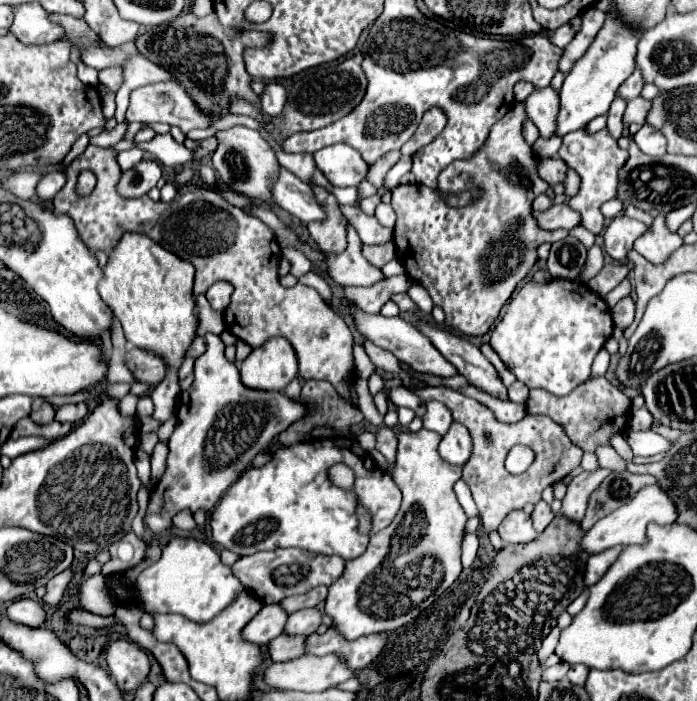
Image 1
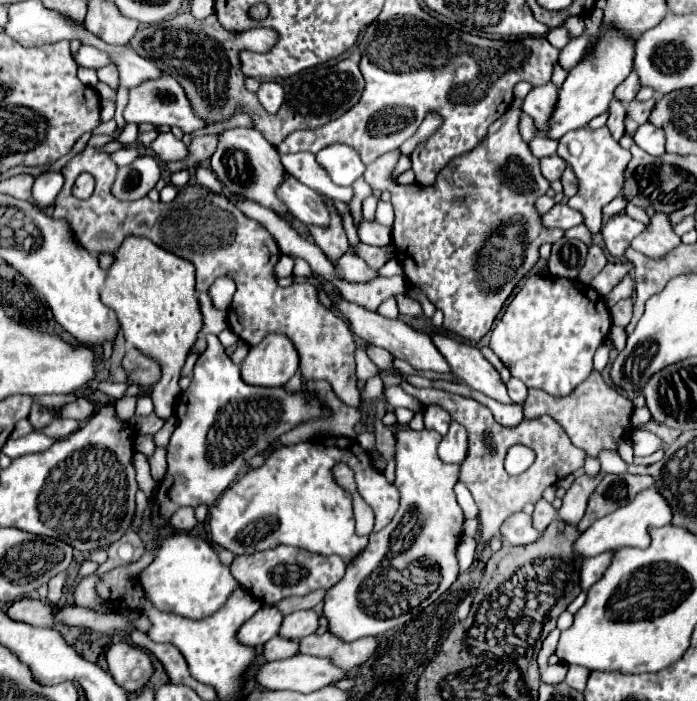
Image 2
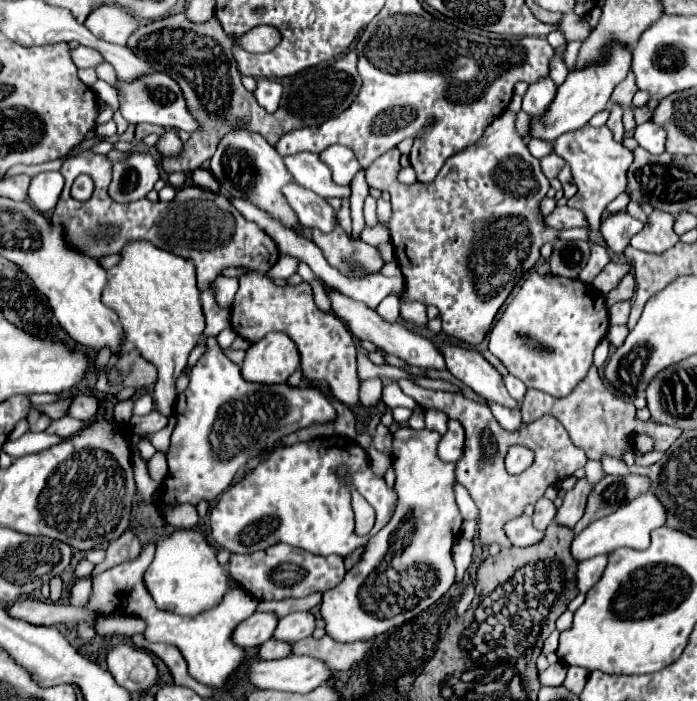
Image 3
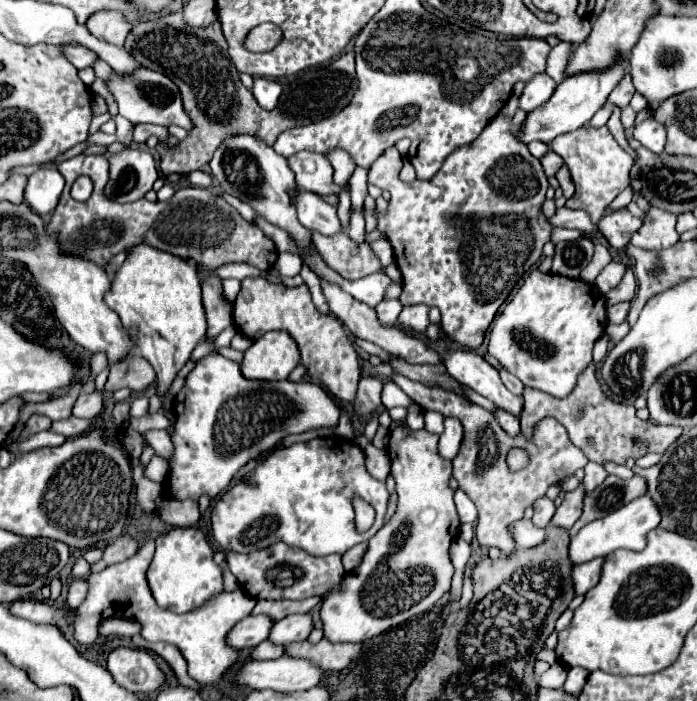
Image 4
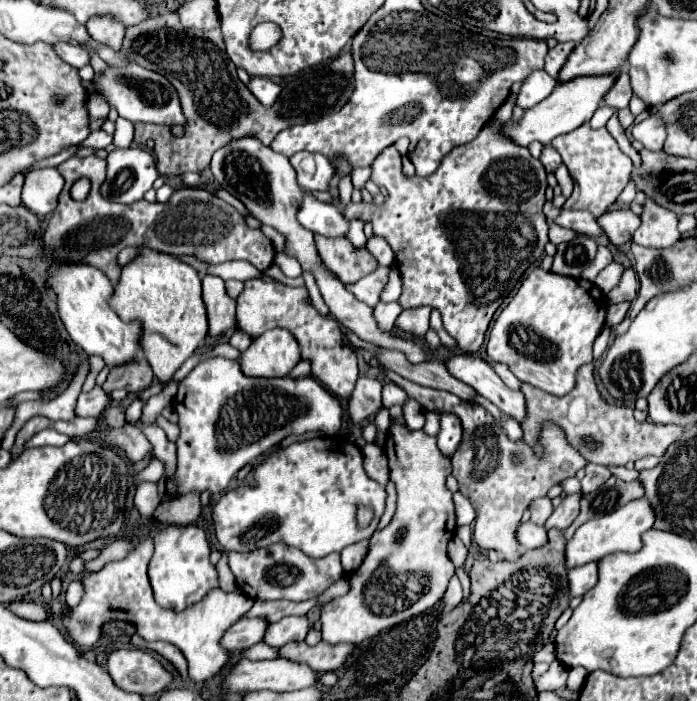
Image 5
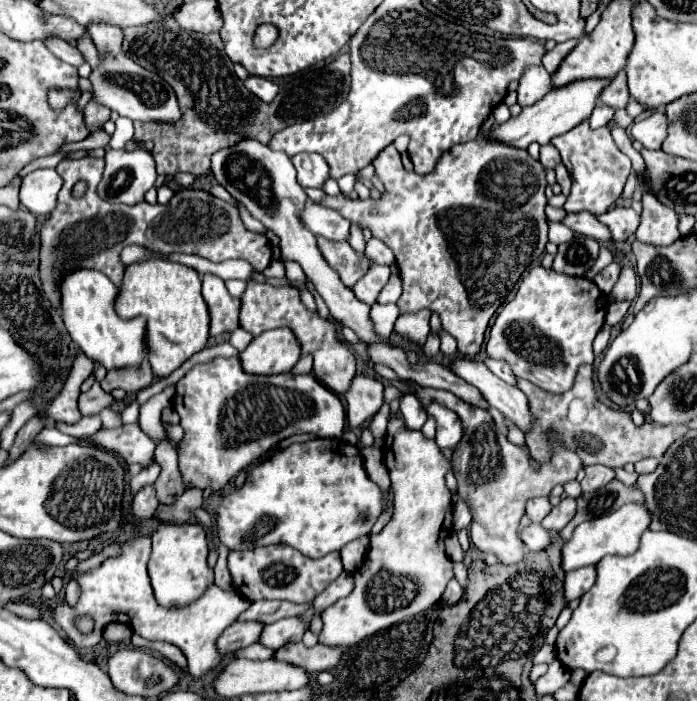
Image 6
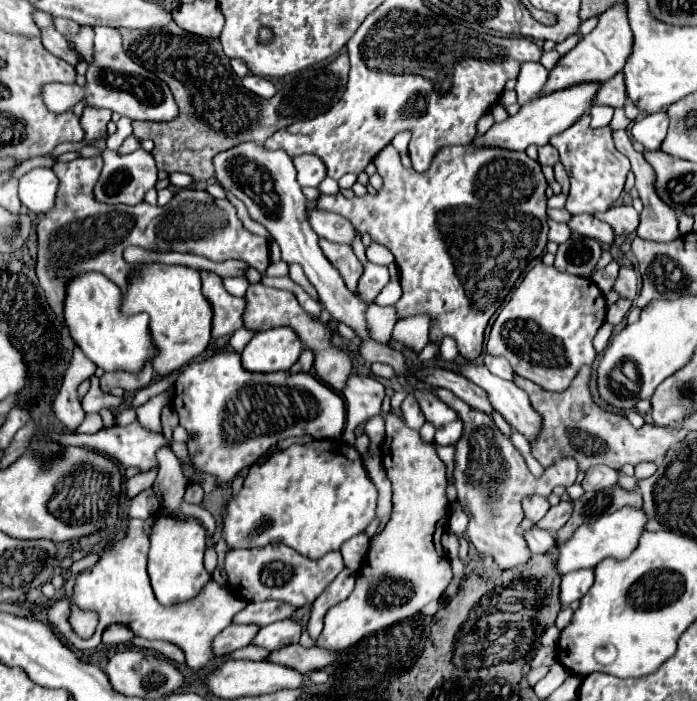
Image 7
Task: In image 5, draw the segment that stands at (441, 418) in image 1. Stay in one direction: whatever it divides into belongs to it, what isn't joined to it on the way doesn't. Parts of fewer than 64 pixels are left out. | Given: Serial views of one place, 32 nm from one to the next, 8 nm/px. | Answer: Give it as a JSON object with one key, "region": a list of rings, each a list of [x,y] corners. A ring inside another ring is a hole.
{"region":[[[428,412],[428,414],[426,414],[424,432],[430,434],[430,436],[436,436],[436,434],[440,432],[440,416],[436,416],[436,412]]]}

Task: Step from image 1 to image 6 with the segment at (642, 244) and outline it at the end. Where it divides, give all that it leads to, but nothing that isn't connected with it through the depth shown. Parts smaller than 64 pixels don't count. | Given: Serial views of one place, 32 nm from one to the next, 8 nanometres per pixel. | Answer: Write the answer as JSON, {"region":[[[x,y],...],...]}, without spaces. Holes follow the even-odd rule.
{"region":[[[642,190],[642,222],[636,230],[636,240],[642,244],[652,244],[652,246],[666,246],[674,244],[680,238],[678,232],[678,216],[672,212],[672,208],[666,208],[660,204],[650,192]]]}

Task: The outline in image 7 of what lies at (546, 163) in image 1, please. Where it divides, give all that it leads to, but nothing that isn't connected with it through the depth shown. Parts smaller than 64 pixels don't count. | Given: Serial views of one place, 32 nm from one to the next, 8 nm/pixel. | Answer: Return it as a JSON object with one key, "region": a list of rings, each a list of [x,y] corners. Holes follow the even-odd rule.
{"region":[[[550,144],[540,146],[540,148],[538,148],[538,154],[540,154],[540,156],[538,156],[538,162],[544,164],[544,166],[554,166],[554,164],[560,160],[556,148],[552,148]]]}

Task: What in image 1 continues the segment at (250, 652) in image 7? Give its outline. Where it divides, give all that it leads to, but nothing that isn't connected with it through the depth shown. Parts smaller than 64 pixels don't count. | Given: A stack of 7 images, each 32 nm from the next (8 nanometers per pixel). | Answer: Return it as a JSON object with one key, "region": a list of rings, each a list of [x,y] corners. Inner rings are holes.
{"region":[[[280,634],[278,638],[274,638],[268,644],[268,656],[274,662],[296,660],[296,658],[300,658],[300,656],[306,654],[306,640],[308,640],[308,636],[288,636],[288,634]]]}

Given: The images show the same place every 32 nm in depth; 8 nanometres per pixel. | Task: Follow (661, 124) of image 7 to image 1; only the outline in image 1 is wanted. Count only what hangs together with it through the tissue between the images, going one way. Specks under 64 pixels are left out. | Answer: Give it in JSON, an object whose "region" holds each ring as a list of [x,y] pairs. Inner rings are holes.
{"region":[[[644,124],[634,134],[634,142],[648,156],[664,156],[666,154],[666,138],[658,130],[654,130],[652,126],[648,126],[648,124]]]}

